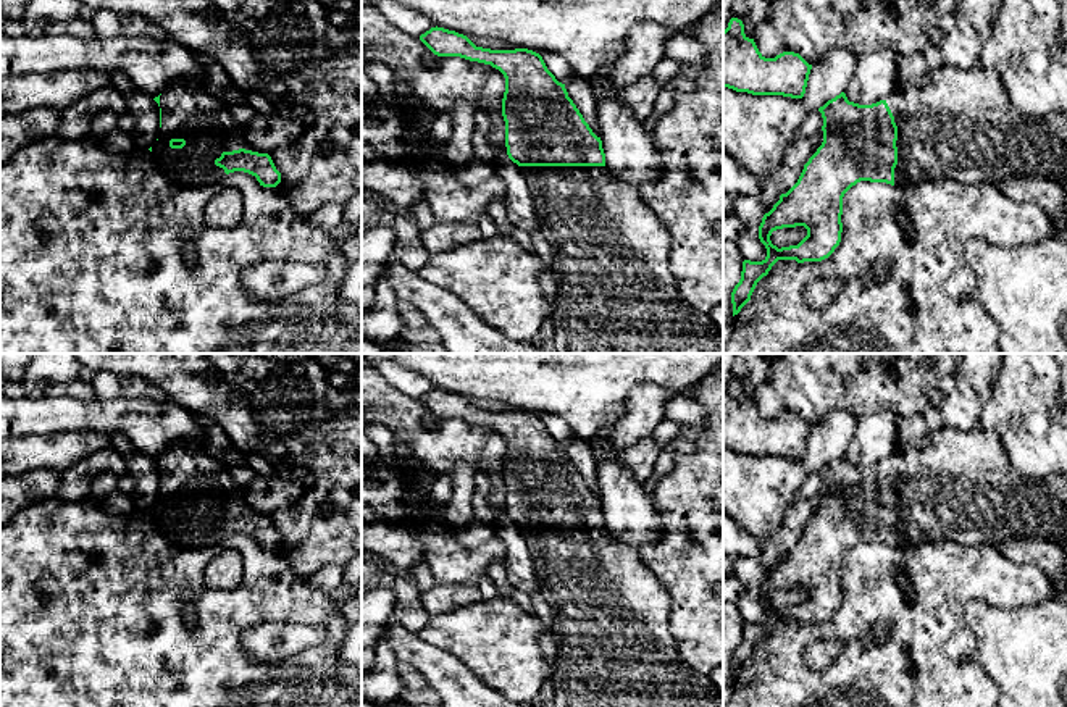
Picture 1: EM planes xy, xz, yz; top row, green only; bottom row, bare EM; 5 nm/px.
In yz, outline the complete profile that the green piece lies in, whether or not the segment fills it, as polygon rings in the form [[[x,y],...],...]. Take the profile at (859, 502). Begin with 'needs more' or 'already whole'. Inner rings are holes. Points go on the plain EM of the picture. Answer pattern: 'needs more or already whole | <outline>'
needs more | [[[944,426],[931,433],[931,442],[918,450],[894,452],[886,462],[872,466],[849,463],[841,454],[818,470],[823,479],[823,504],[804,526],[797,544],[780,557],[773,570],[764,576],[759,600],[767,610],[762,623],[743,623],[741,641],[731,654],[733,678],[751,662],[757,644],[768,636],[778,621],[822,623],[841,604],[843,558],[860,542],[904,547],[923,541],[954,541],[964,546],[998,546],[1015,538],[1046,539],[1059,542],[1067,538],[1067,475],[1051,475],[1044,479],[1019,478],[1007,460],[1001,439],[983,429],[962,433]],[[804,588],[807,597],[797,605],[778,610],[770,597],[776,591]]]

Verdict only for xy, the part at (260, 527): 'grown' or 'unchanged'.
grown

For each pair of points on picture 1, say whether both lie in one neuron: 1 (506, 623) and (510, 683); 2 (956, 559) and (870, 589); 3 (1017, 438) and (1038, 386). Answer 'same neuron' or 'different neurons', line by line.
1: same neuron
2: same neuron
3: same neuron

